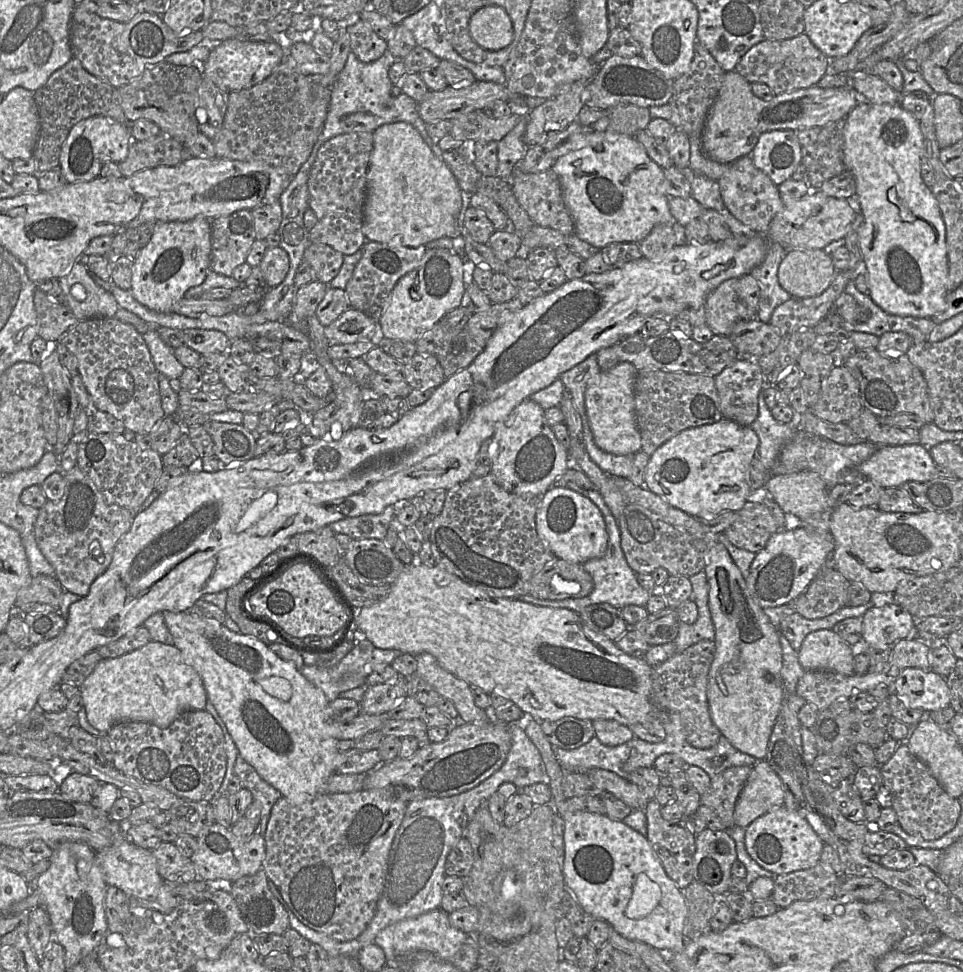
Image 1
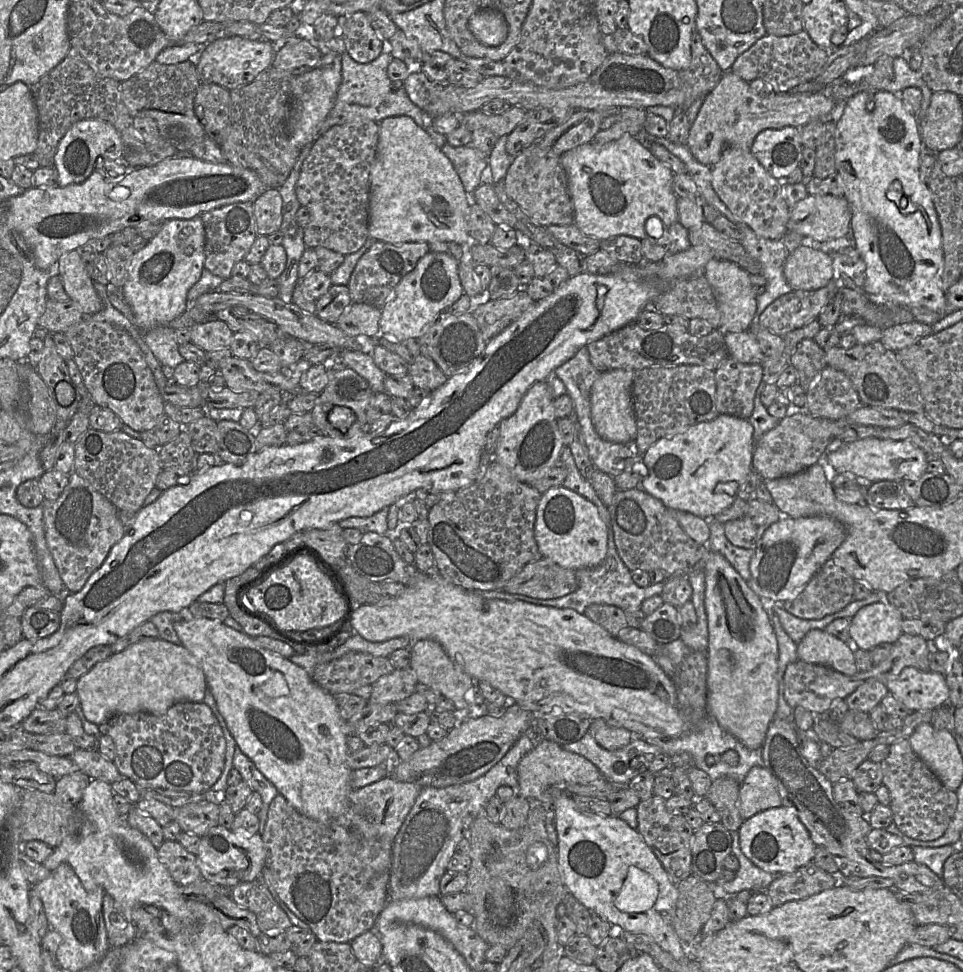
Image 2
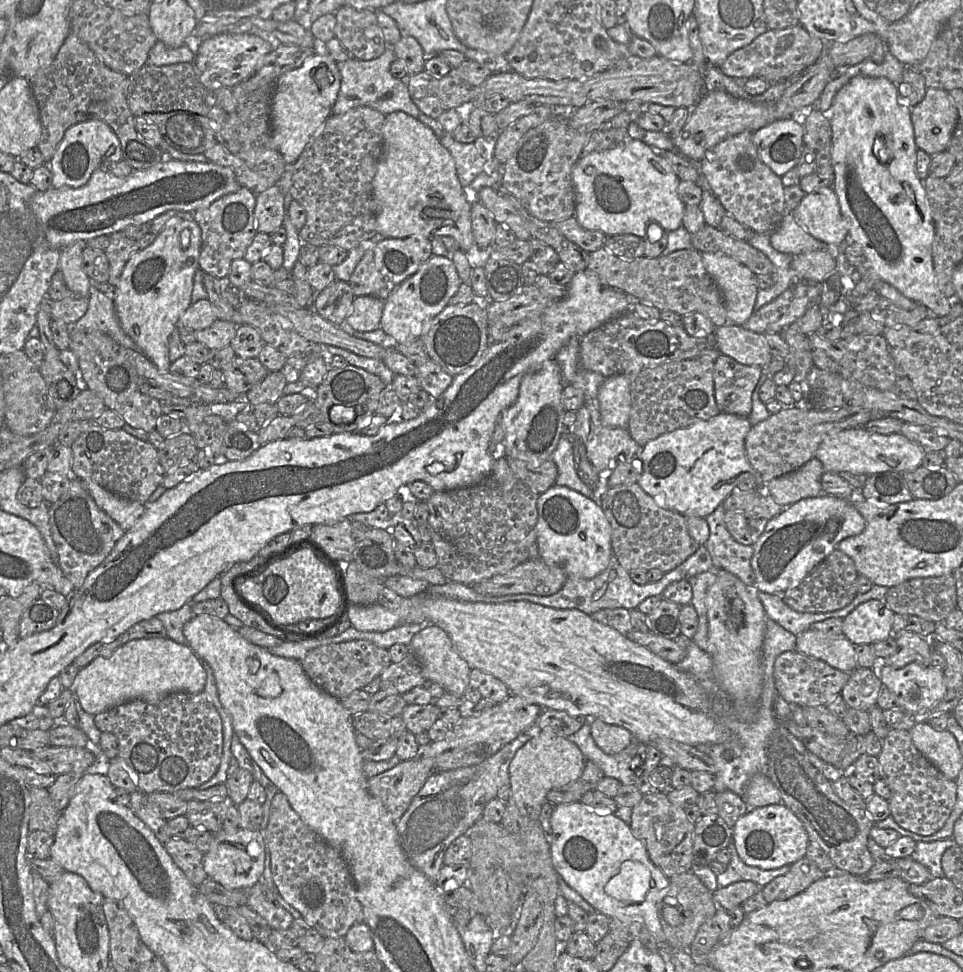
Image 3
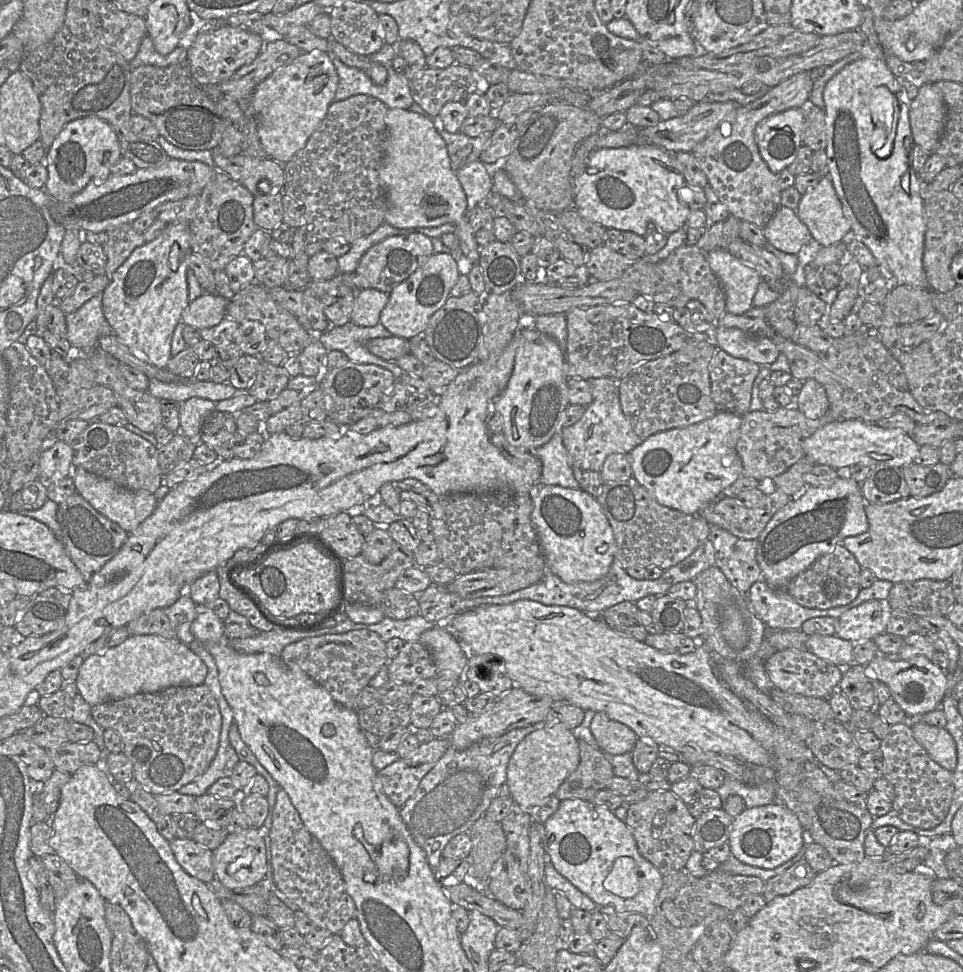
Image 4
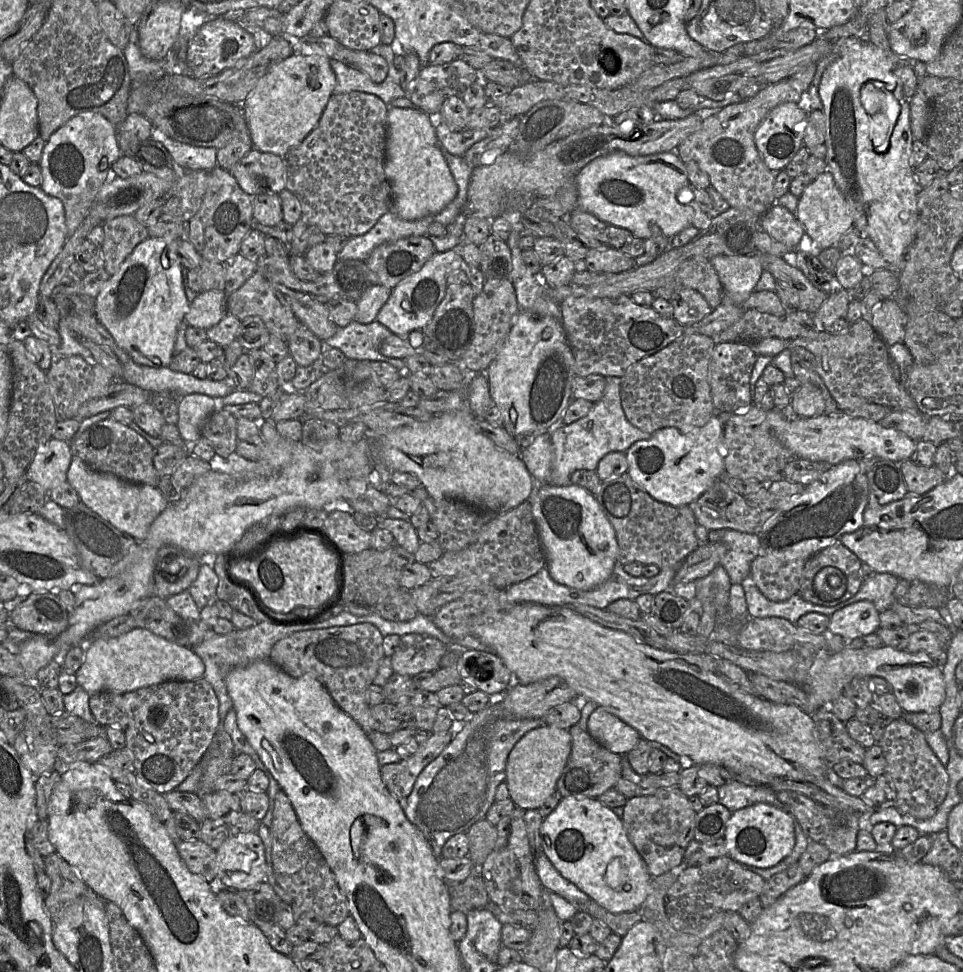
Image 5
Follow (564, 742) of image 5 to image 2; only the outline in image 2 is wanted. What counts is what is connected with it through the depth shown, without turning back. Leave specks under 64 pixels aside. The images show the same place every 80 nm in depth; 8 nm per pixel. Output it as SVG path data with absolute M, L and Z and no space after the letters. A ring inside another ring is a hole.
M538 739L534 748L519 762L516 794L526 799L537 799L543 790L555 784L589 784L606 779L587 758L567 751L563 746L548 739Z

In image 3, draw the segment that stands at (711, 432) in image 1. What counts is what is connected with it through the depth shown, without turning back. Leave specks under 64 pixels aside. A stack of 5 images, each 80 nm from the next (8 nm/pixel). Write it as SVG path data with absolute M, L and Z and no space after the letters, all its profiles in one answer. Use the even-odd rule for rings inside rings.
M719 412L708 420L664 433L641 448L639 458L643 462L643 471L637 483L658 506L685 517L705 518L732 493L744 473L752 473L755 477L756 471L751 467L745 450L745 438L751 427L748 417Z

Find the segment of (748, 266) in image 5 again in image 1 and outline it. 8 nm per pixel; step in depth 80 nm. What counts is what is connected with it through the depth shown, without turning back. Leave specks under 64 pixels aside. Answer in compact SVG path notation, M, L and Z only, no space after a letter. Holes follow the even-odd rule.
M737 278L722 282L706 300L706 325L714 335L728 337L734 325L742 320L737 311L737 282Z

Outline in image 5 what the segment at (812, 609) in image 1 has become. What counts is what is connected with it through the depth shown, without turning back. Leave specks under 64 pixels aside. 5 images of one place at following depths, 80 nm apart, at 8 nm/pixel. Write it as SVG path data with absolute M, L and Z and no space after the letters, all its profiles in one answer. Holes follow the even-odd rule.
M838 539L832 545L814 554L806 561L797 594L812 604L834 606L853 597L863 584L861 560ZM833 566L846 576L847 586L844 594L837 600L821 600L814 591L815 575L824 567Z

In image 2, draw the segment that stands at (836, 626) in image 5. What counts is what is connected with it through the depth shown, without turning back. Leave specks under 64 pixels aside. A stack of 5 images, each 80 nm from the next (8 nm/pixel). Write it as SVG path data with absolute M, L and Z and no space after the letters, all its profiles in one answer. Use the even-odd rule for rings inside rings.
M884 600L860 608L849 629L854 655L857 648L870 651L881 643L894 644L903 633L903 619L901 612Z

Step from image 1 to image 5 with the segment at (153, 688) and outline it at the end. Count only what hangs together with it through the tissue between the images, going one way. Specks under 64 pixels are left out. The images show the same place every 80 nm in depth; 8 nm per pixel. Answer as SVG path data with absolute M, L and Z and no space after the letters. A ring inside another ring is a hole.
M134 628L115 638L94 639L88 641L84 651L84 660L75 673L77 684L89 695L99 692L123 694L141 688L161 684L166 681L194 681L204 676L205 664L191 647L179 645L164 639L145 628Z

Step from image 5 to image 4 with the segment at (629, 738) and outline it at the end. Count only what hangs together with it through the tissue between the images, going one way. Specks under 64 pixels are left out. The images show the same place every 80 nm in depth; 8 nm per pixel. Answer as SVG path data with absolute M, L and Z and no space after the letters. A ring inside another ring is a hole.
M596 712L590 729L598 748L606 754L622 755L631 752L638 741L631 728L609 718L603 712Z

